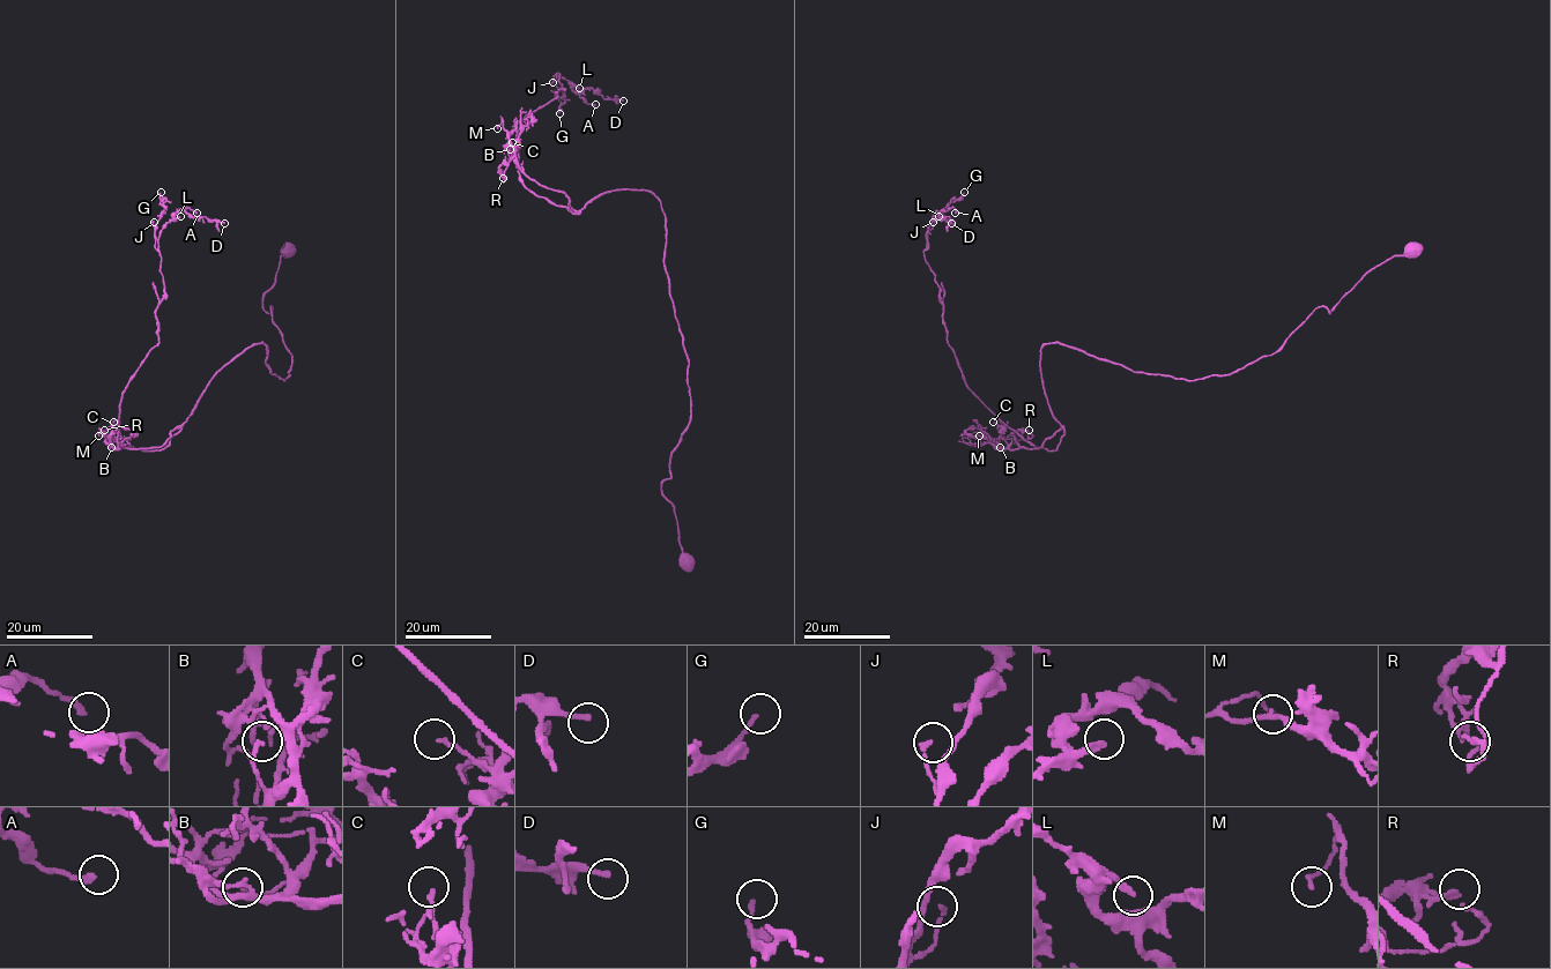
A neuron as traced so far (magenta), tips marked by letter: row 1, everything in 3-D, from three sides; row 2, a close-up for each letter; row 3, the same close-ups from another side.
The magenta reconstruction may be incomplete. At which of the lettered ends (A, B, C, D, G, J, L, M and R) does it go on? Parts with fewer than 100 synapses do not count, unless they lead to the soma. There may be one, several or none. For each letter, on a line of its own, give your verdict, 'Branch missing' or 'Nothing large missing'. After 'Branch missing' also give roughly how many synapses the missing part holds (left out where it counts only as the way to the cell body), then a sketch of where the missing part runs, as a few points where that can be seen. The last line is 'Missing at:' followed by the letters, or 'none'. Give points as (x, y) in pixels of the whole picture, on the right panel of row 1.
A: Nothing large missing
B: Nothing large missing
C: Nothing large missing
D: Nothing large missing
G: Nothing large missing
J: Nothing large missing
L: Nothing large missing
M: Nothing large missing
R: Nothing large missing
Missing at: none

